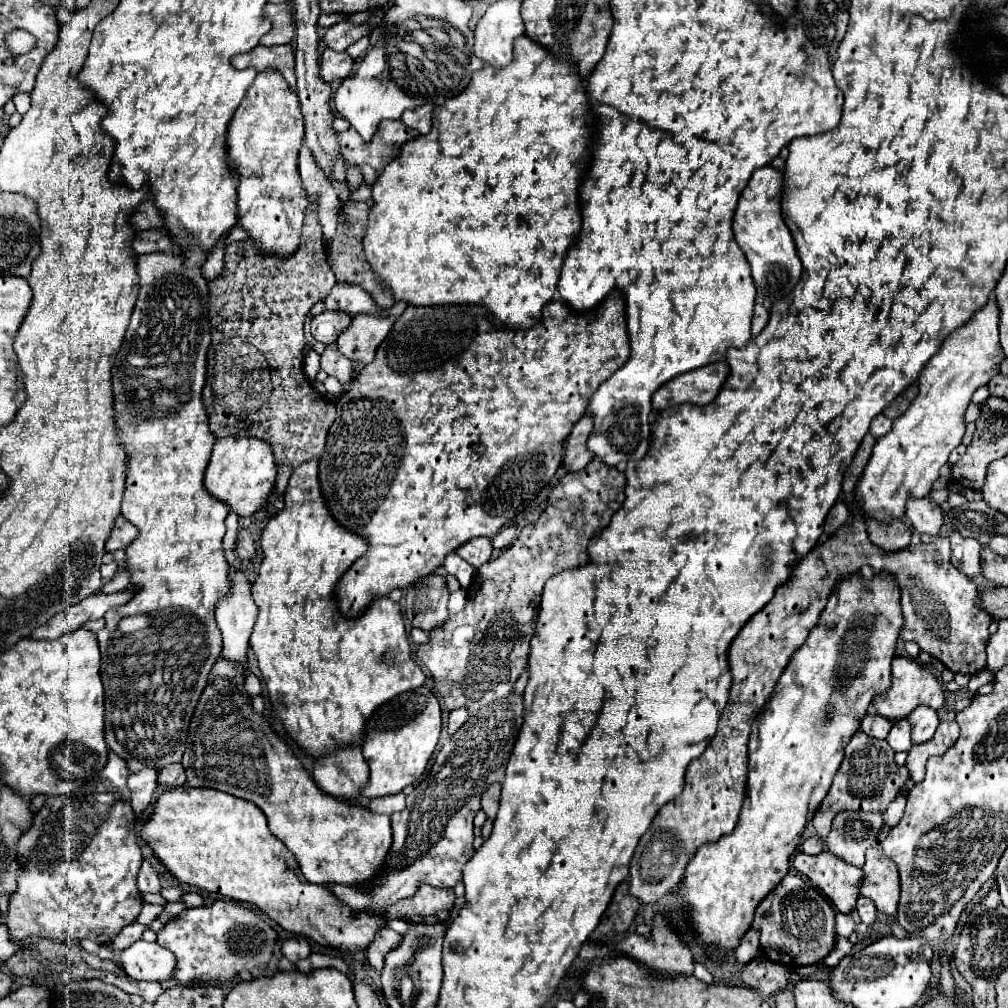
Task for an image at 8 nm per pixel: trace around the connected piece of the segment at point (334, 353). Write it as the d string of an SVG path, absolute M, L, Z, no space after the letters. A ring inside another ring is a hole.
M337 343L327 345L325 351L321 353L321 369L327 375L337 377L345 385L345 391L349 389L349 383L351 383L351 361L345 355L339 353Z

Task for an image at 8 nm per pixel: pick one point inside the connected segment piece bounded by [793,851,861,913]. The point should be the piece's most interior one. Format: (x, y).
(838, 880)

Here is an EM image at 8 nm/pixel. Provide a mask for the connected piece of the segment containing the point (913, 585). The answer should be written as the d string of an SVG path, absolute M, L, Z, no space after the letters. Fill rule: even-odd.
M845 497L845 501L851 509L847 523L797 563L791 573L793 577L777 589L773 601L769 601L761 613L755 613L753 621L749 621L735 637L729 649L733 687L729 703L721 713L719 729L705 753L689 763L681 797L677 797L671 807L663 805L659 809L649 831L639 839L635 849L629 891L643 903L655 903L679 885L683 871L691 861L687 855L695 855L701 845L713 843L735 829L745 797L749 773L747 741L755 715L761 713L791 655L805 643L811 627L817 625L819 615L827 605L831 589L843 577L859 573L863 565L871 565L875 573L885 571L893 575L903 595L901 607L905 625L901 629L901 637L905 641L915 641L921 651L939 659L953 673L975 675L985 669L985 645L993 619L979 607L977 585L951 565L949 539L941 537L931 545L911 543L899 551L883 551L867 539L865 515L855 497Z

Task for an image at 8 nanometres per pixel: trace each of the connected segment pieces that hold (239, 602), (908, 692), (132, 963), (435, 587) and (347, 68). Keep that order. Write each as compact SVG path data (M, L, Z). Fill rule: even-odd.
M243 571L229 575L229 595L219 599L215 619L223 635L223 657L239 665L247 661L249 637L257 619L257 605L251 597L251 581Z
M895 657L893 667L891 667L891 677L893 677L893 685L889 687L889 691L885 691L883 695L877 695L873 699L875 711L887 719L905 719L917 705L927 705L931 709L939 709L945 701L943 685L939 685L939 681L913 659Z
M139 939L131 947L121 951L119 965L123 973L131 979L163 983L173 977L175 957L161 945Z
M433 573L417 581L413 587L405 589L405 615L413 627L429 631L441 625L441 621L445 621L445 617L449 615L447 601L449 591L445 585L445 577Z
M325 49L321 55L321 77L327 83L335 79L345 79L353 71L353 57L347 51Z

